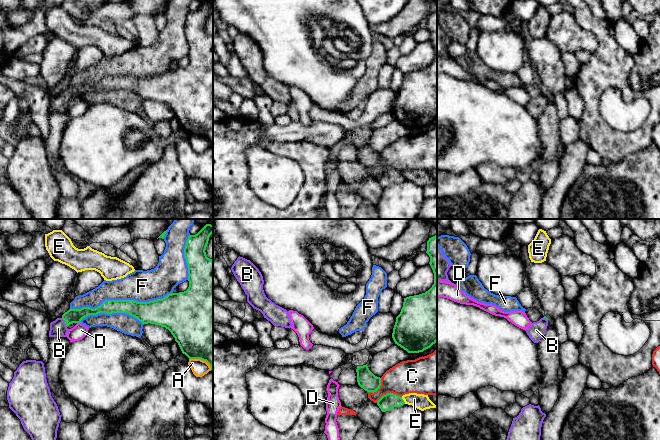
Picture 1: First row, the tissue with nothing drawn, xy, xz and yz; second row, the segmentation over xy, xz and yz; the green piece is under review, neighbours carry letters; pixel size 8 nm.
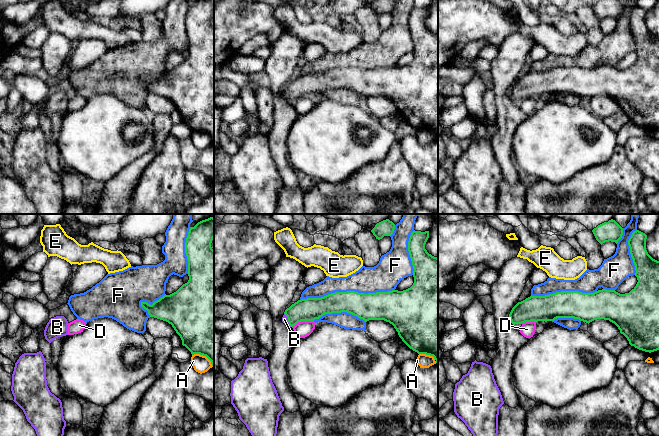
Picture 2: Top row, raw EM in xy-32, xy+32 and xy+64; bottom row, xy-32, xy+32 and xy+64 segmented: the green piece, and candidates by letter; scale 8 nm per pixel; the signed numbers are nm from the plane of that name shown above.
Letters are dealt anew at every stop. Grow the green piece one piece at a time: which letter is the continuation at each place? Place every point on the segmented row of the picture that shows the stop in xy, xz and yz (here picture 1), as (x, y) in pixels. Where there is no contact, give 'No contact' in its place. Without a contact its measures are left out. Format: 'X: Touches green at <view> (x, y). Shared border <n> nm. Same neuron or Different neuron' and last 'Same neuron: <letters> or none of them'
A: Touches green at xy (201, 359). Shared border 200 nm. Different neuron
B: Touches green at xy (65, 322). Shared border 90 nm. Same neuron
C: Touches green at xz (388, 393). Shared border 220 nm. Different neuron
D: Touches green at xy (78, 322). Shared border 40 nm. Different neuron
E: Touches green at xz (403, 400). Shared border 70 nm. Different neuron
F: Touches green at xy (121, 300). Shared border 850 nm. Different neuron
Same neuron: B

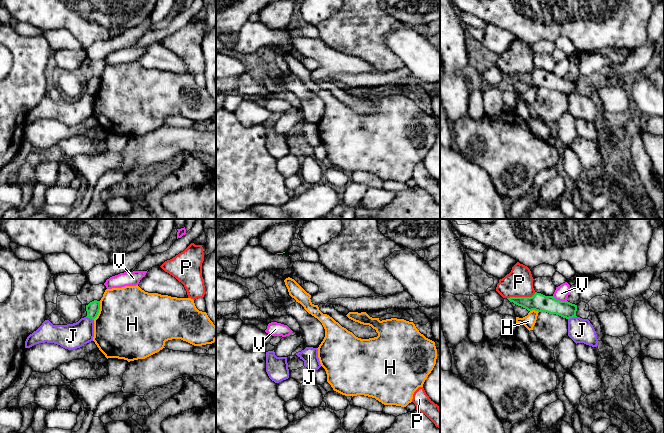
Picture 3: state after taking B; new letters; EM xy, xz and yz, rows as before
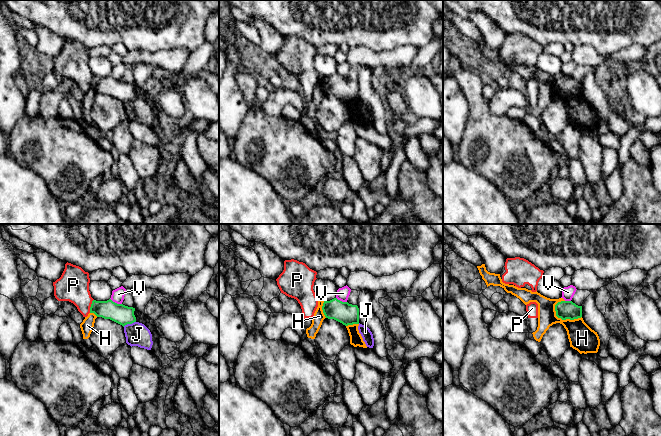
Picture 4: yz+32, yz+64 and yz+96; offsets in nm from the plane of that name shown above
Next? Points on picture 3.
H: Touches green at xy (99, 309). Shared border 160 nm. Different neuron
J: Touches green at yz (572, 317). Shared border 80 nm. Different neuron
P: Touches green at yz (521, 297). Shared border 240 nm. Different neuron
V: Touches green at yz (558, 300). Shared border 130 nm. Different neuron
Same neuron: none of them

